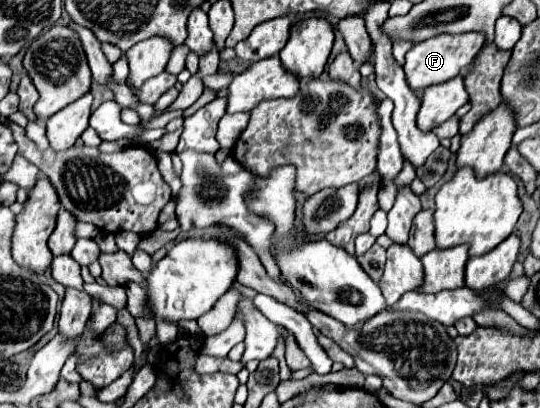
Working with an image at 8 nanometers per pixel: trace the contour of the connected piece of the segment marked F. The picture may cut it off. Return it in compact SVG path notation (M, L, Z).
M465 32L465 34L439 34L429 40L413 44L413 48L407 52L405 58L405 76L411 90L425 90L427 86L447 82L463 72L471 64L471 60L479 54L479 50L485 44L485 34L481 32Z

